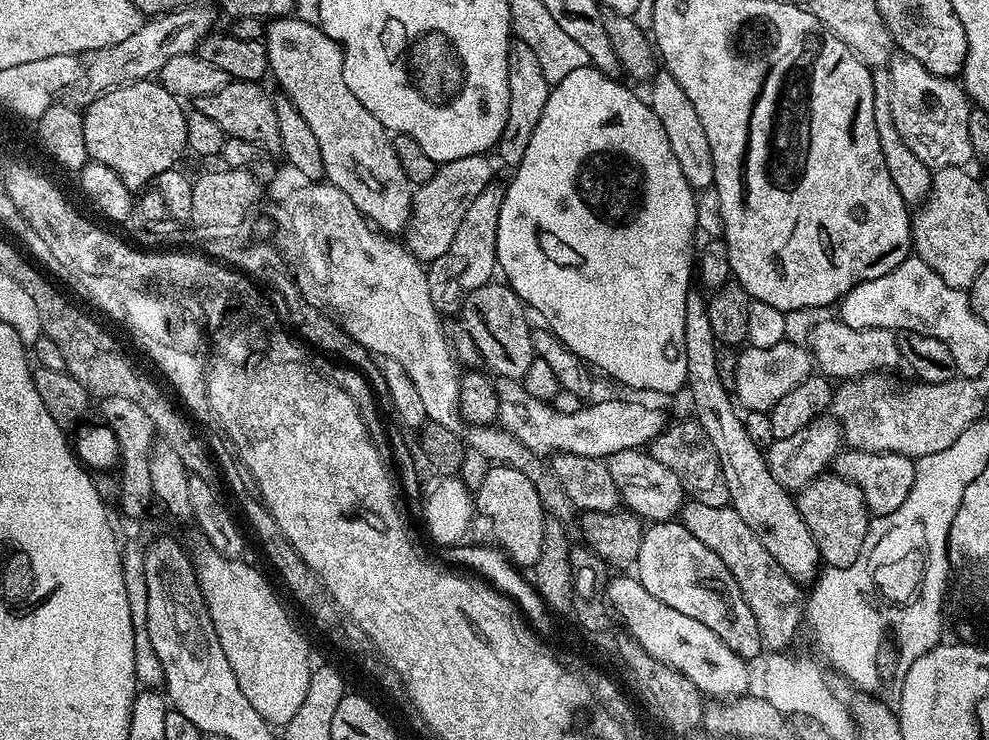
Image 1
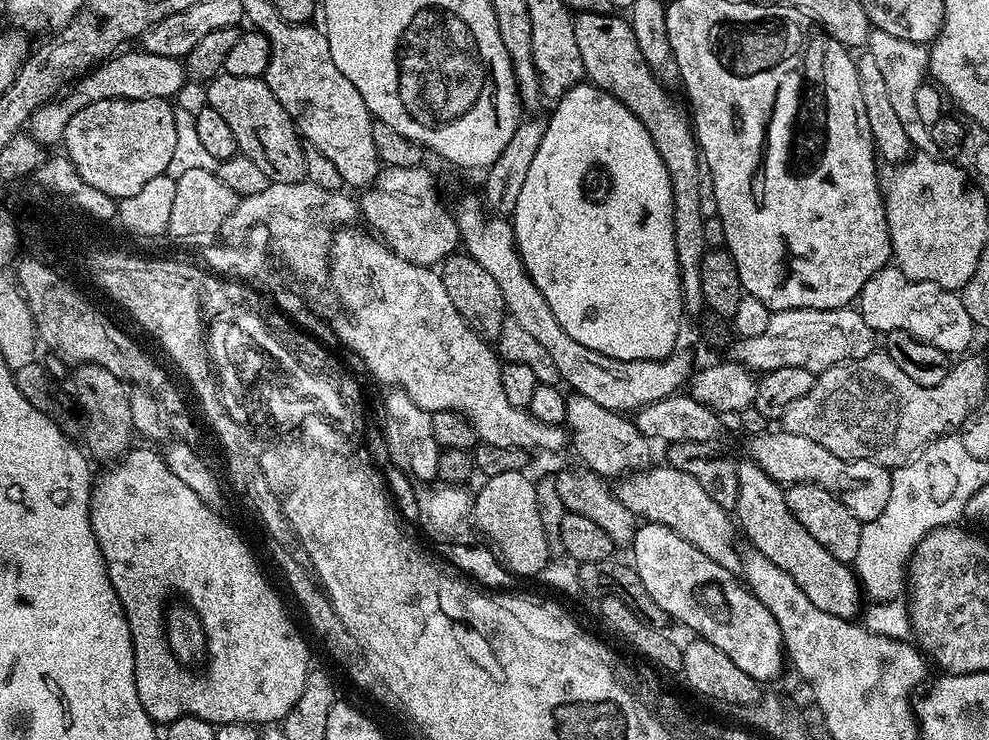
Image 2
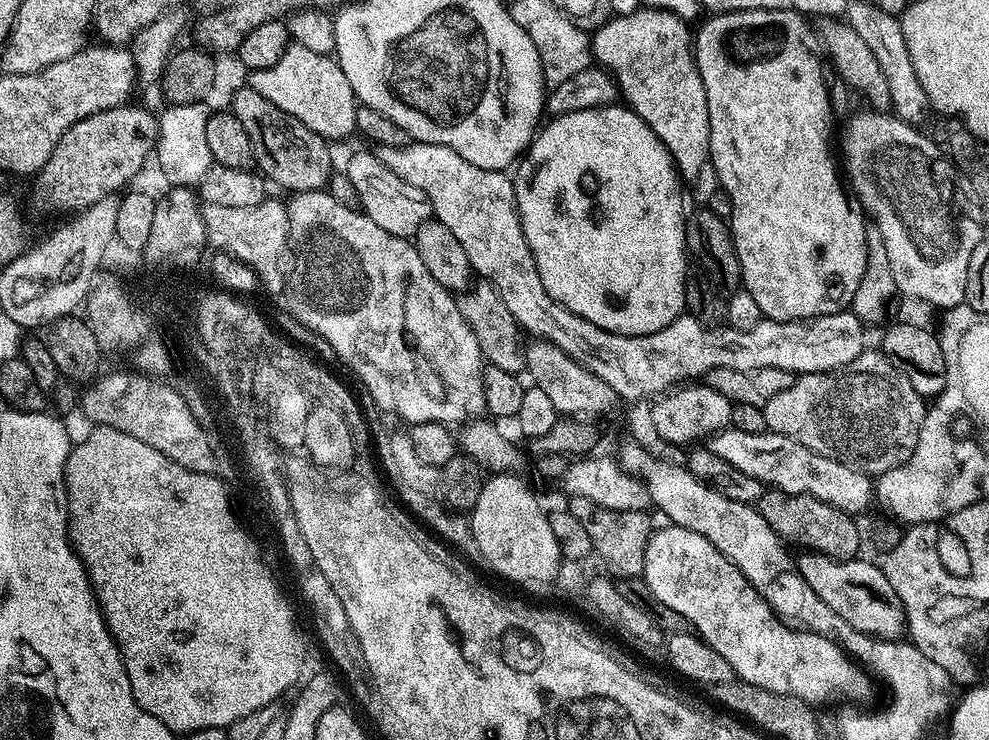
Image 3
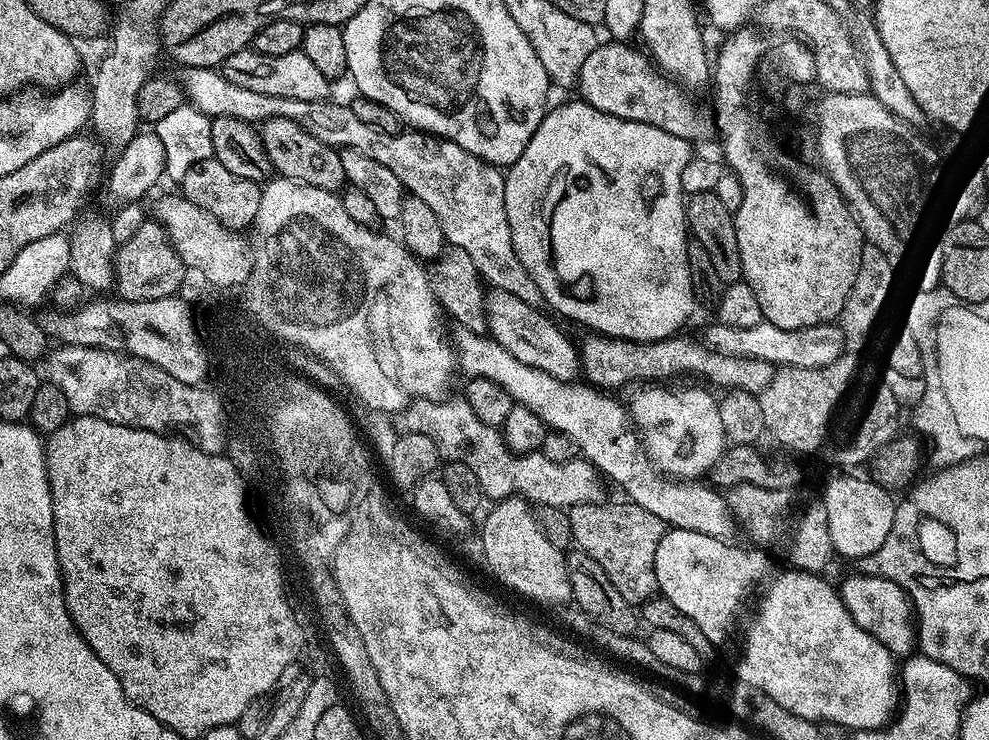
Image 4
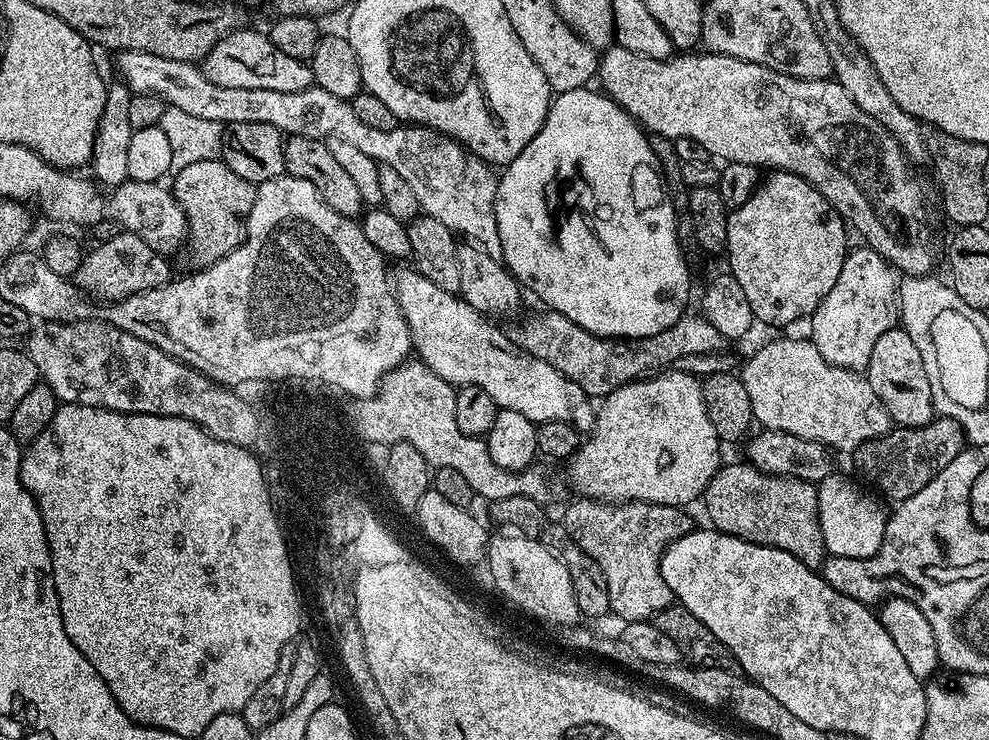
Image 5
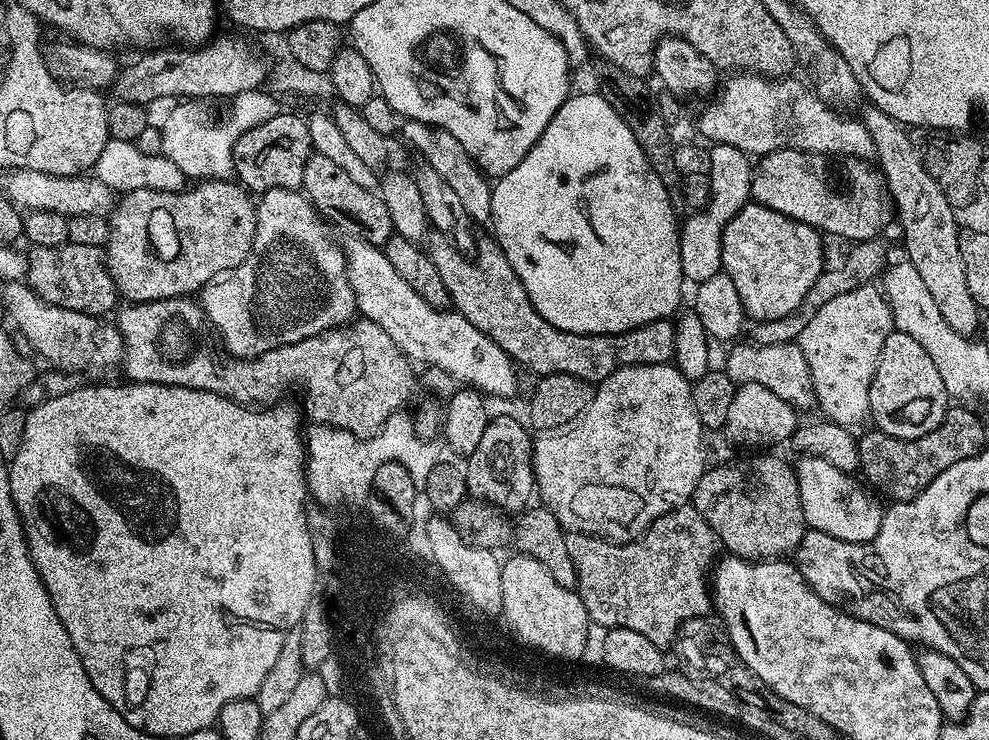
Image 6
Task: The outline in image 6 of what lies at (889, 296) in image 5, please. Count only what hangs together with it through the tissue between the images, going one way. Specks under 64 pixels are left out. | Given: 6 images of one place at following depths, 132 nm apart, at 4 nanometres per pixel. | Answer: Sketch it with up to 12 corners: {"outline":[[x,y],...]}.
{"outline":[[875,283],[811,313],[798,343],[825,417],[869,415],[894,330]]}

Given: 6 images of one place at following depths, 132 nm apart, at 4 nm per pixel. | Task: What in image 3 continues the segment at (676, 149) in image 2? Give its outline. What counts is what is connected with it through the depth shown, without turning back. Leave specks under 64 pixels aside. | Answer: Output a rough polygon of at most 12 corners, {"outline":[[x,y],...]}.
{"outline":[[639,7],[590,36],[592,59],[666,146],[679,179],[710,157],[694,40]]}

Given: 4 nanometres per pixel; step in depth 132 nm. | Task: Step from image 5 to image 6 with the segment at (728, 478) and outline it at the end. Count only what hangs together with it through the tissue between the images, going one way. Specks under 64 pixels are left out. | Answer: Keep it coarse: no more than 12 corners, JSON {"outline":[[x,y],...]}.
{"outline":[[709,467],[690,501],[733,557],[795,553],[795,467]]}

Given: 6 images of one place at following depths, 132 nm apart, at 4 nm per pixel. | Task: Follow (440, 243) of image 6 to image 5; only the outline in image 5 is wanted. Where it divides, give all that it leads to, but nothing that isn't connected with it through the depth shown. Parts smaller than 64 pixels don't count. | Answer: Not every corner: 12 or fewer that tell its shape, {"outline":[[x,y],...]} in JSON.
{"outline":[[544,310],[517,348],[589,398],[726,344],[703,314],[662,334],[596,336]]}

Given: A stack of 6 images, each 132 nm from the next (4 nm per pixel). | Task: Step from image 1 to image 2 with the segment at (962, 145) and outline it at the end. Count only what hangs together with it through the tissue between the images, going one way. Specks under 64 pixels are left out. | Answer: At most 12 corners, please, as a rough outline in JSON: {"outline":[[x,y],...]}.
{"outline":[[872,28],[874,58],[908,139],[932,149],[942,92],[928,48]]}

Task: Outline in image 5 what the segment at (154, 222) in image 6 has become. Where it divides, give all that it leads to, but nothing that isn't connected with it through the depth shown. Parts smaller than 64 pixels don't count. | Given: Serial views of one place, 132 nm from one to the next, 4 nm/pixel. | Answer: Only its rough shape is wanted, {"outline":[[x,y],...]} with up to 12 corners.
{"outline":[[221,159],[191,163],[170,189],[197,265],[244,241],[256,185]]}

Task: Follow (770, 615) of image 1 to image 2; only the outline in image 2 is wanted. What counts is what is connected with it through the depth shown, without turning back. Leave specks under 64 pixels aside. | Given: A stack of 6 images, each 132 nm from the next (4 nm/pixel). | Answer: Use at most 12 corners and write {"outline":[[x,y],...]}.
{"outline":[[691,474],[619,477],[618,502],[741,571],[738,528]]}

